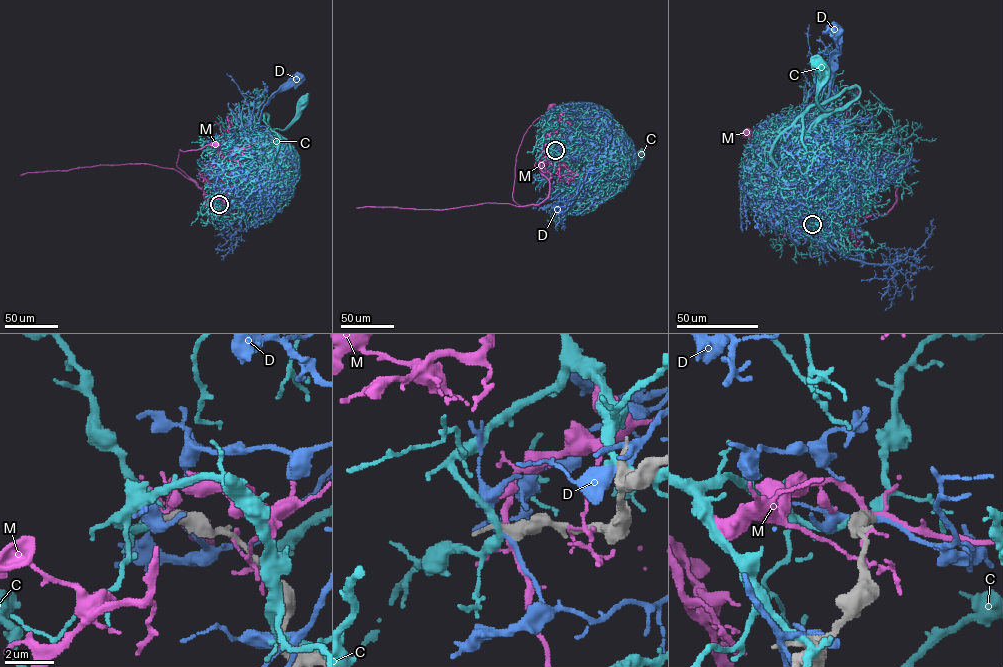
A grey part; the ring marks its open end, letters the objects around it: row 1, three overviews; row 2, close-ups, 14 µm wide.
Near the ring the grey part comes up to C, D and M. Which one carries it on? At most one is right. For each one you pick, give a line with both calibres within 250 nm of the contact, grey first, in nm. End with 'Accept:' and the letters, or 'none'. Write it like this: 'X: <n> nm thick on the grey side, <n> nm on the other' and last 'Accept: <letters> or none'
Accept: none

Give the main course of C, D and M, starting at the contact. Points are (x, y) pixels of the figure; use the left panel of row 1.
C: (220, 203), (231, 188), (247, 185), (271, 174), (283, 152)
D: (220, 203), (224, 204), (236, 190), (245, 188), (246, 178), (251, 175), (253, 140), (263, 105), (298, 78)
M: (221, 203), (224, 208), (223, 205), (219, 208), (213, 197), (177, 167), (180, 149), (197, 150), (216, 143)

